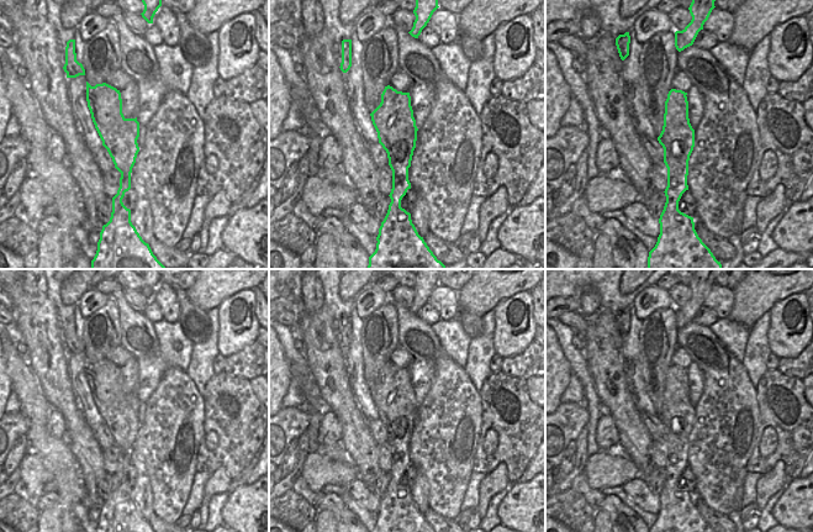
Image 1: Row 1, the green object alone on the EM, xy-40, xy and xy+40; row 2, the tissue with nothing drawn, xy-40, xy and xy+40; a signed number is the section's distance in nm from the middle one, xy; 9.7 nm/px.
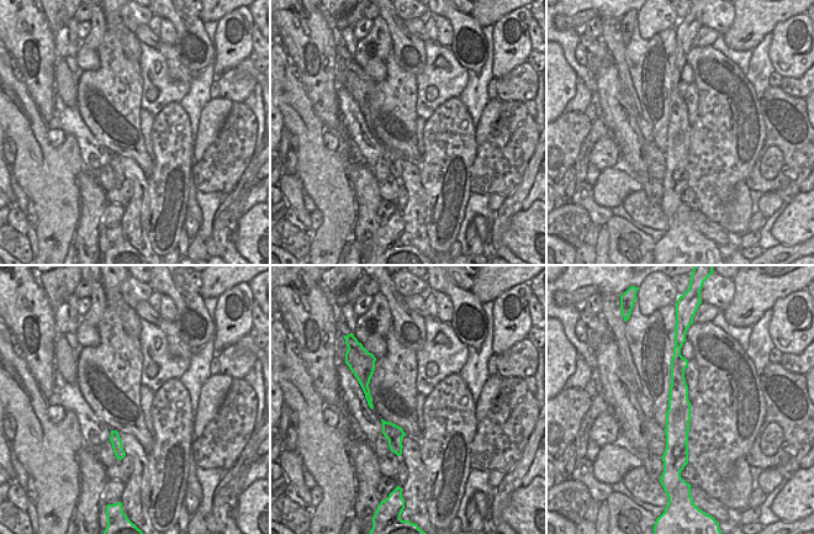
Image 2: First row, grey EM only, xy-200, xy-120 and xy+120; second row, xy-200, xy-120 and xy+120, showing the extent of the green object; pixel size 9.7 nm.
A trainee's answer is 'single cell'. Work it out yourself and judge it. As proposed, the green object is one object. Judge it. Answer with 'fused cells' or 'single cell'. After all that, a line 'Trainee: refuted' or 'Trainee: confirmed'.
fused cells
Trainee: refuted

